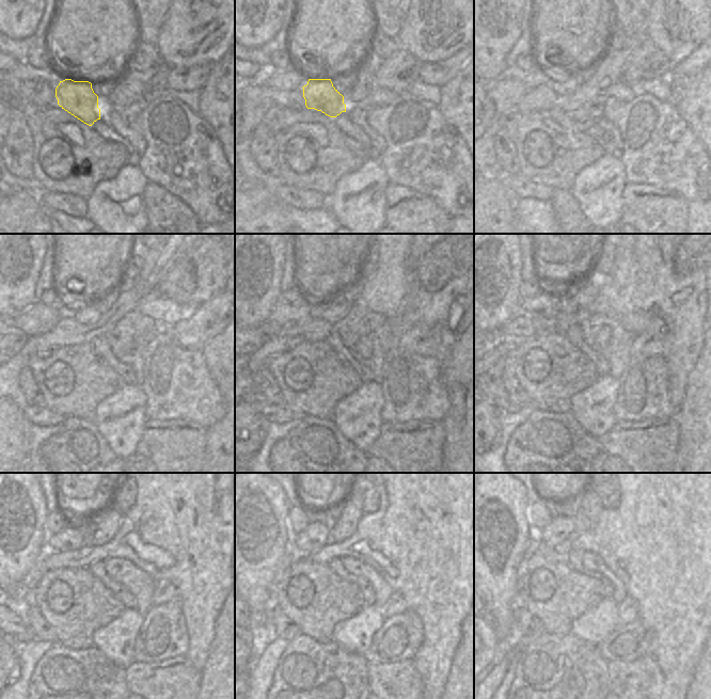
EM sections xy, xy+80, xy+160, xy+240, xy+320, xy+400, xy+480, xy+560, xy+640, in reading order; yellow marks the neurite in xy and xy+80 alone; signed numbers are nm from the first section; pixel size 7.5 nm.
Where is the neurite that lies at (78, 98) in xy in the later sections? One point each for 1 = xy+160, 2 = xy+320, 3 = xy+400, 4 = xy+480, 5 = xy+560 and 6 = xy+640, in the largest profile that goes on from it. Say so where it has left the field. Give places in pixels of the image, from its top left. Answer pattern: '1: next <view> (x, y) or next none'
1: next xy+160 (564, 84)
2: next xy+320 (333, 308)
3: next xy+400 (586, 289)
4: next xy+480 (107, 522)
5: next xy+560 (345, 525)
6: next xy+640 (590, 508)

